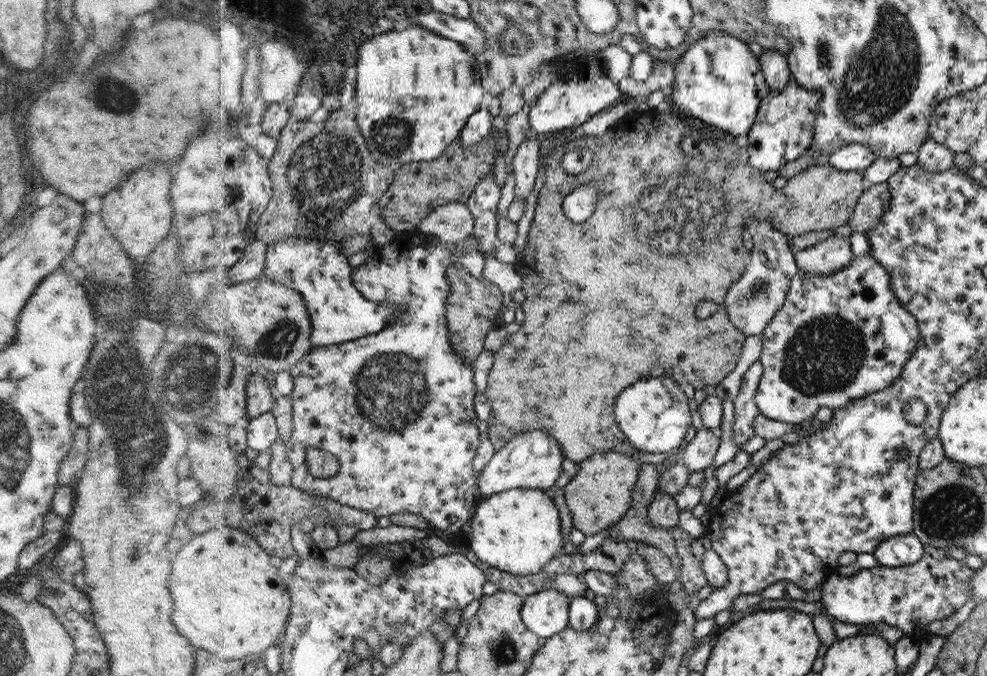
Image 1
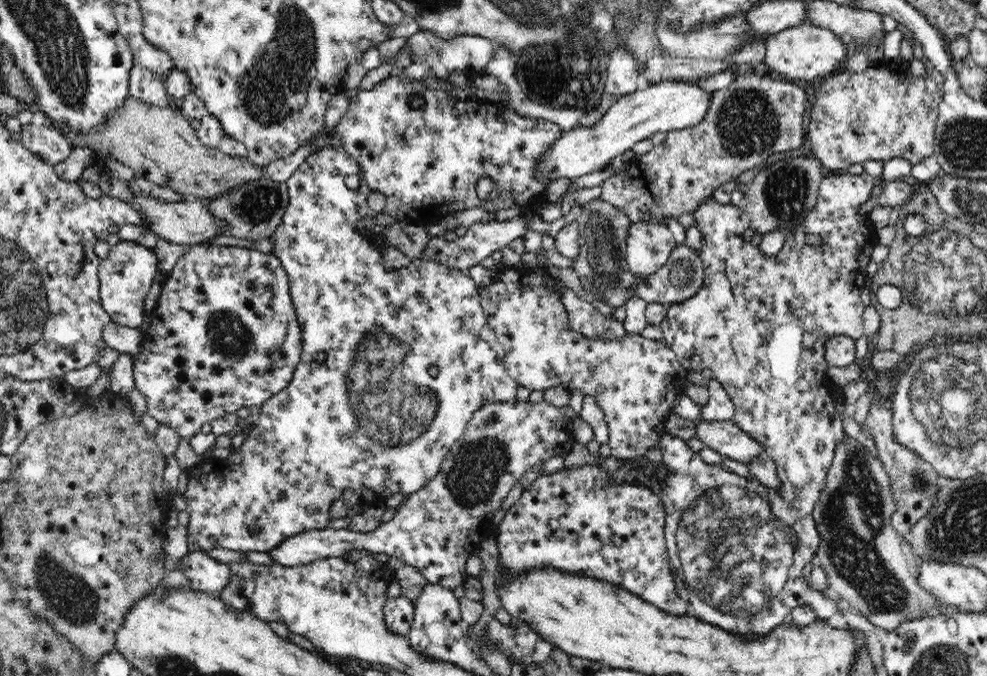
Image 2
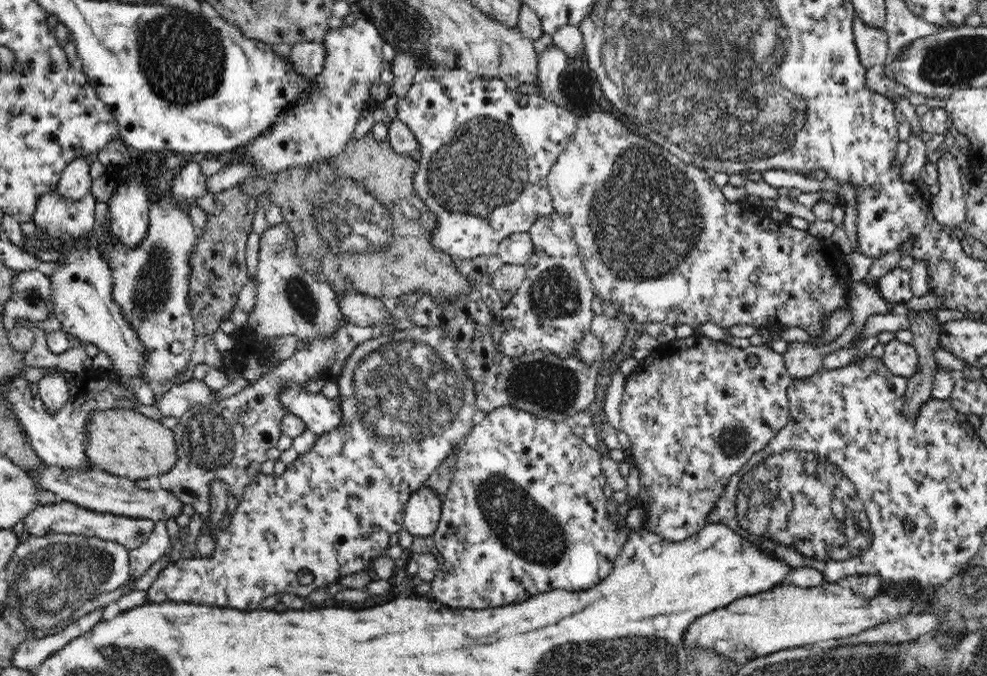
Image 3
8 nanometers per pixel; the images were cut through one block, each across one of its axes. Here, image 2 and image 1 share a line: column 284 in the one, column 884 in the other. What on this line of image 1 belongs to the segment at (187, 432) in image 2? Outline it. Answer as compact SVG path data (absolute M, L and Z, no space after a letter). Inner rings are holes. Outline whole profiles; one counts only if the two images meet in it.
M867 253L861 258L854 258L848 269L836 272L836 275L812 275L812 273L799 271L794 276L783 306L779 308L778 314L775 315L775 318L768 324L766 331L761 335L763 349L759 361L762 363L763 373L757 386L755 403L764 416L780 422L800 423L808 426L812 421L813 414L820 406L843 409L848 403L862 399L864 395L870 395L871 392L882 391L883 388L890 387L892 383L900 379L906 362L910 362L911 356L918 350L920 336L923 335L923 332L920 330L916 317L911 315L910 309L906 309L906 305L900 303L898 296L895 296L894 287L891 284L891 275L888 270L884 269L884 265L880 265L876 258Z

